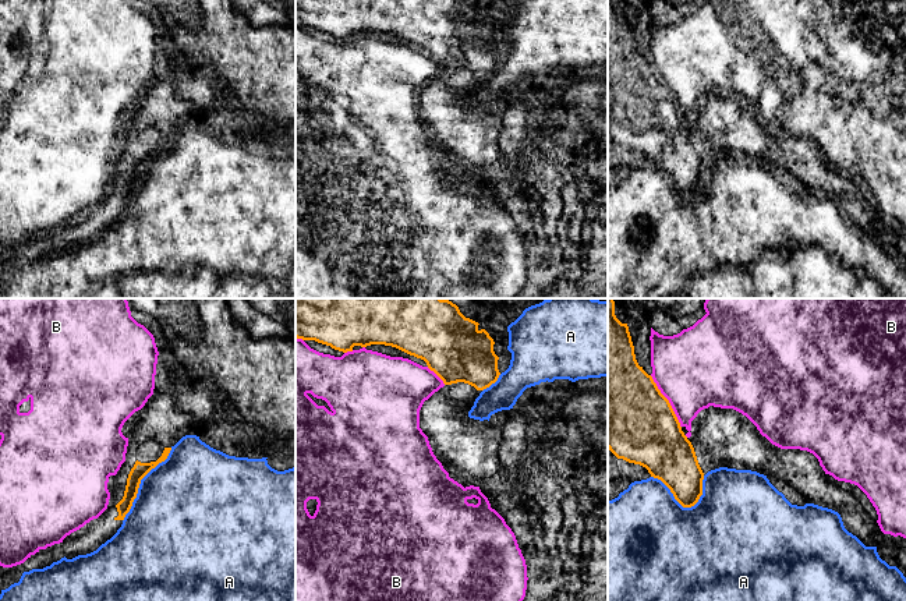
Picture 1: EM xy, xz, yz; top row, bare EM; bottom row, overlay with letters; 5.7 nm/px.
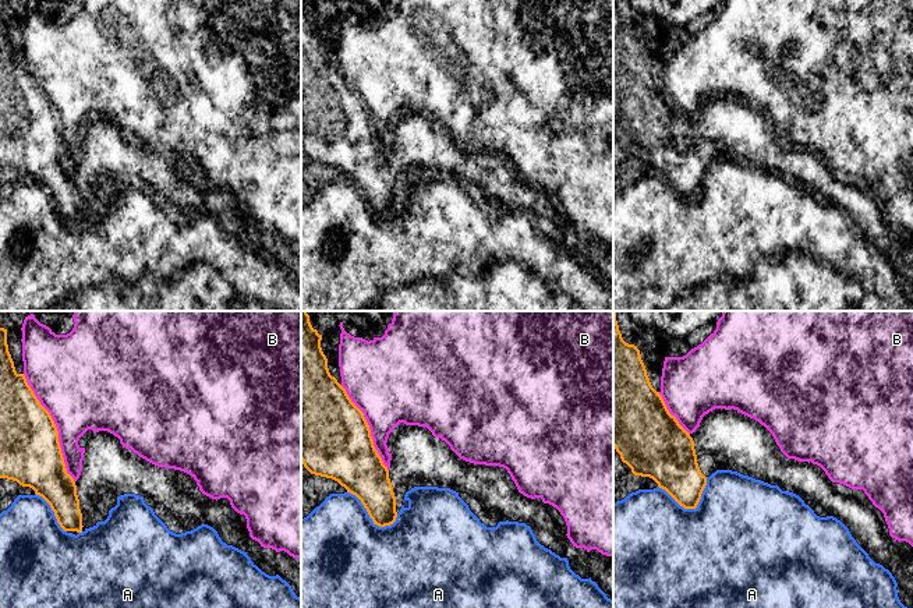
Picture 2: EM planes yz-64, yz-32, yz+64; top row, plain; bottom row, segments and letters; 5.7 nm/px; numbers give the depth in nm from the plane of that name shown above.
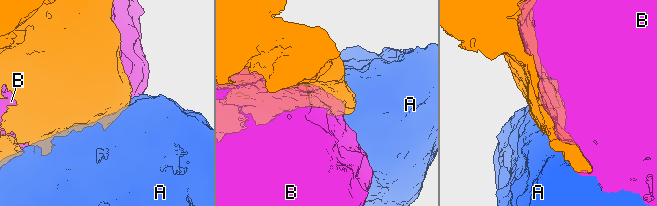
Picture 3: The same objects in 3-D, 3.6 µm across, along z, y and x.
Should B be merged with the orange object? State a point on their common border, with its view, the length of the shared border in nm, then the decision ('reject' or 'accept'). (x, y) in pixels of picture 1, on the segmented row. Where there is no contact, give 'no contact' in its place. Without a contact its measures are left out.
meets orange in yz at (668, 402); contact 360 nm long; reject

